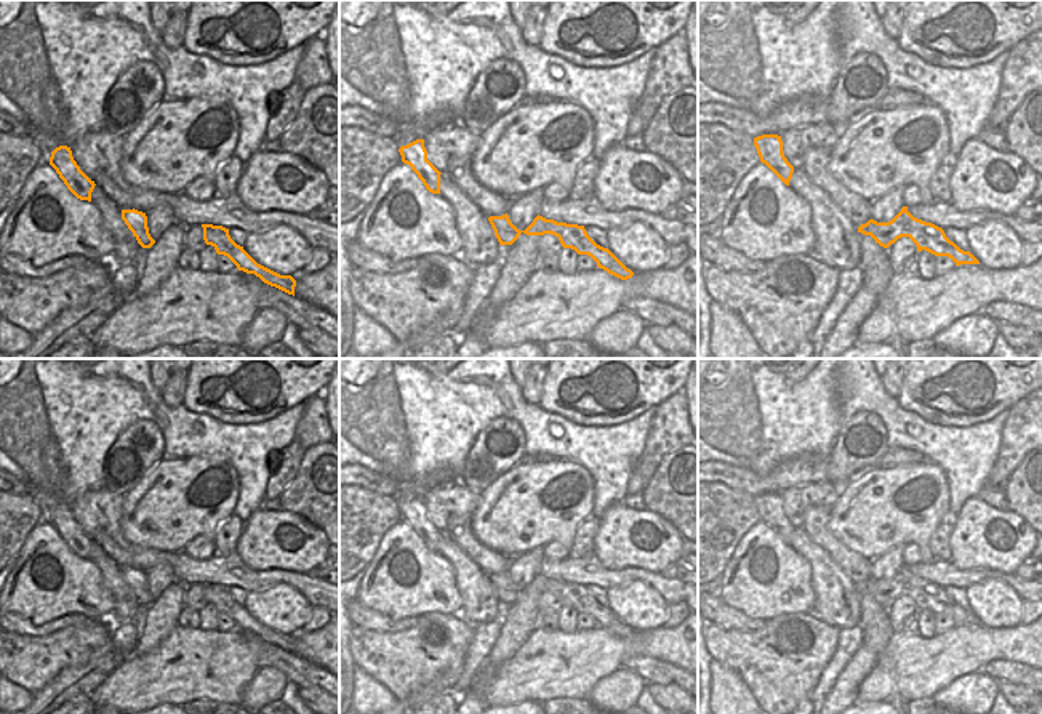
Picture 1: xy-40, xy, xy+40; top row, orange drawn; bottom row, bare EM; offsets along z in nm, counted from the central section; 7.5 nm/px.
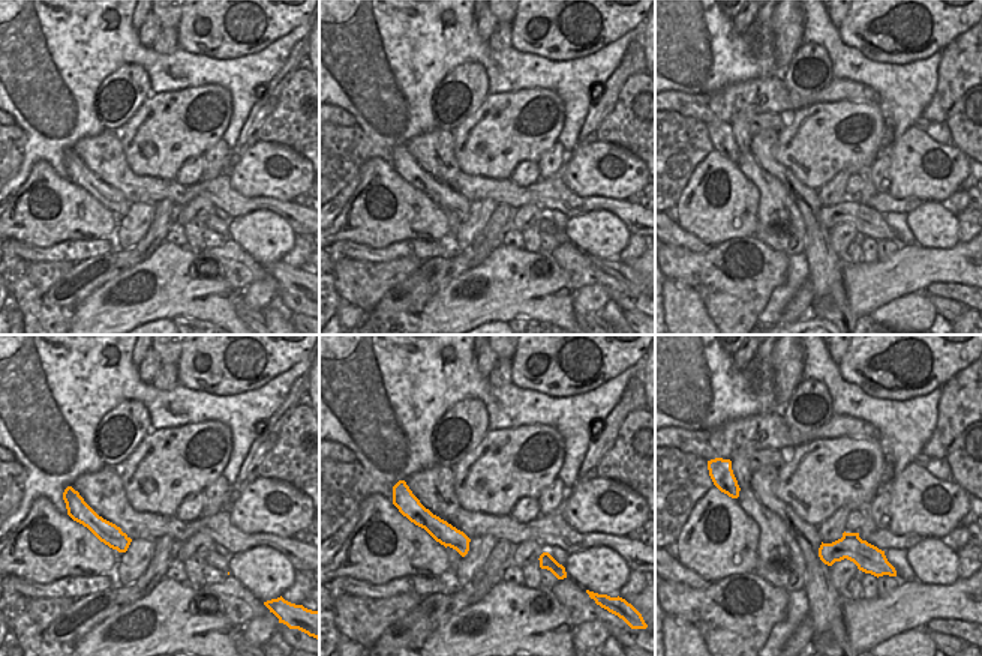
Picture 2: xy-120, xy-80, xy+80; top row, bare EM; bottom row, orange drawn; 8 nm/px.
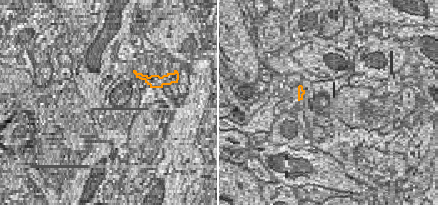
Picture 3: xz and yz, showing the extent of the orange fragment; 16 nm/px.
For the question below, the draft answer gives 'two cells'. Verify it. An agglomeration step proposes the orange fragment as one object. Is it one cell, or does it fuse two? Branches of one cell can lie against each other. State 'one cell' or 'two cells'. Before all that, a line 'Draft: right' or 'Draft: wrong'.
Draft: wrong
one cell

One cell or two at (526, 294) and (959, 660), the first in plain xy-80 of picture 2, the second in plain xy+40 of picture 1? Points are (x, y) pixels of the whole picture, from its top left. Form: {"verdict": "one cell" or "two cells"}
{"verdict": "one cell"}

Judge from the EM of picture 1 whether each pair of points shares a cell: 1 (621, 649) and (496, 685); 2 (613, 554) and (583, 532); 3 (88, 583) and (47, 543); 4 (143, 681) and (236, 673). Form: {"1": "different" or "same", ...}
{"1": "same", "2": "different", "3": "same", "4": "same"}

